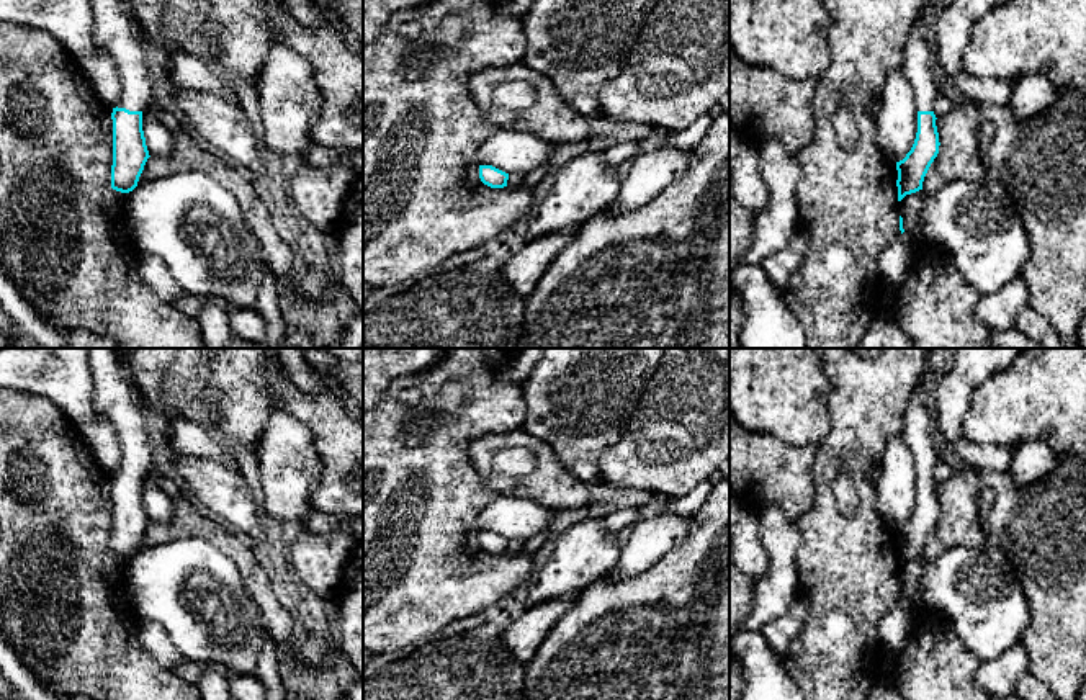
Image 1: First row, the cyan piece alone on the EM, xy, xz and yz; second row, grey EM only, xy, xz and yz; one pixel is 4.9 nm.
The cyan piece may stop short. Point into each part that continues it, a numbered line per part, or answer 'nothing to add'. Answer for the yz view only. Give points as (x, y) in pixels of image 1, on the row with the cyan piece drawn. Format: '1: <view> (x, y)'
1: yz (916, 59)

